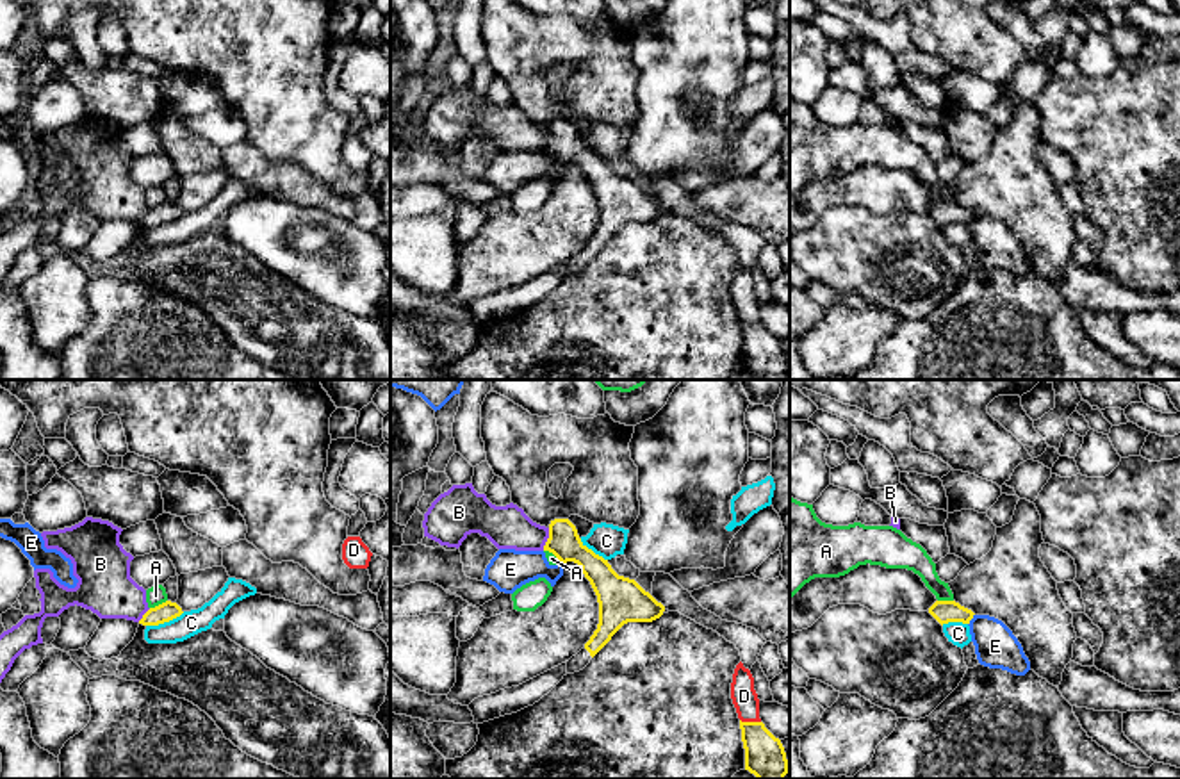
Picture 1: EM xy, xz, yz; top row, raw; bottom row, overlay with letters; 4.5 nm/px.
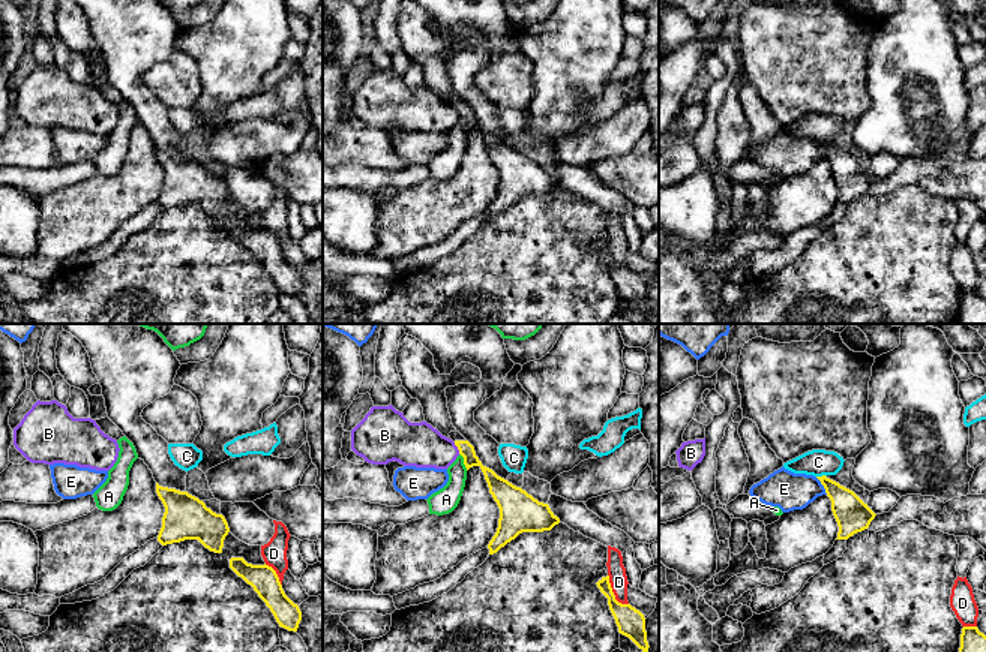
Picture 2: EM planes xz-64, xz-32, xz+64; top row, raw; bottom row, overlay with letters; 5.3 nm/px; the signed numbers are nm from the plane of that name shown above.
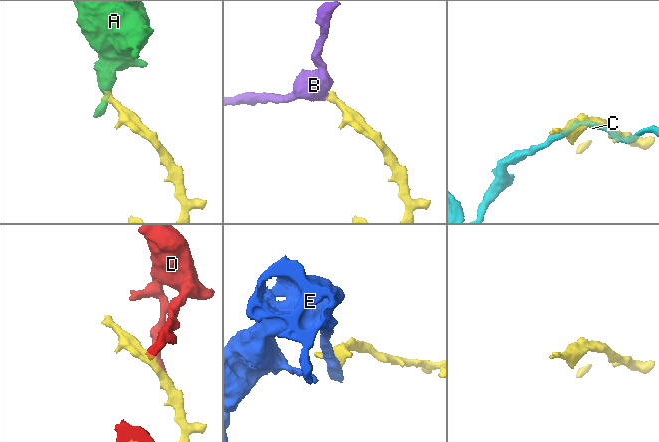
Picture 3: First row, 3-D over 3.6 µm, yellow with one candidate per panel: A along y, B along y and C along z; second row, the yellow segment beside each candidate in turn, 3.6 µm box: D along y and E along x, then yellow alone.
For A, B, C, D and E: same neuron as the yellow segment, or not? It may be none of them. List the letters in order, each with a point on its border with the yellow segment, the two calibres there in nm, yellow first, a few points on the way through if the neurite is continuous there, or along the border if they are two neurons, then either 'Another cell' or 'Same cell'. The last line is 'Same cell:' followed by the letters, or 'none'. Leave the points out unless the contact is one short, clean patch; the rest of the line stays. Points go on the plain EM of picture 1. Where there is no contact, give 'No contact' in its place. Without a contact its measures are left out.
A: Touches yellow at xy (159, 205). Thickness 90 nm (yellow) against 90 nm. Boundary: xy (166, 200), (150, 209). Another cell
B: Touches yellow at xz (548, 139). Thickness 150 nm (yellow) against 190 nm. Boundary: xz (549, 129), (549, 138), (542, 150). Another cell
C: Touches yellow at xy (164, 221). Thickness 90 nm (yellow) against 110 nm. Boundary: xy (184, 213), (147, 227). Another cell
D: Touches yellow at xz (751, 323). Thickness 180 nm (yellow) against 120 nm. Another cell
E: Touches yellow at yz (972, 218). Thickness 100 nm (yellow) against 190 nm. Boundary: yz (974, 214), (968, 225). Another cell
Same cell: none

